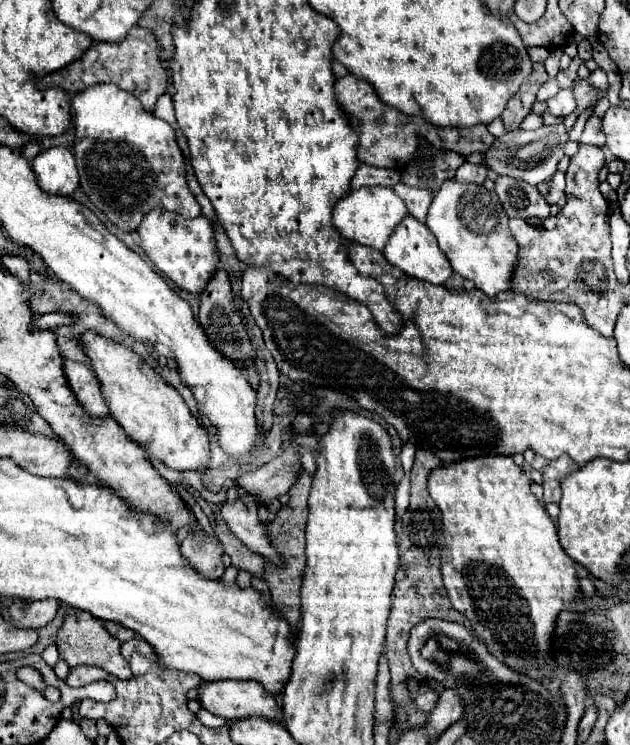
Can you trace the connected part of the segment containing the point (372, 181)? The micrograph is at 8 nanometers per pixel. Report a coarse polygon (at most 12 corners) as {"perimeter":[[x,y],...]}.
{"perimeter":[[365,162],[351,180],[351,188],[389,186],[399,172]]}

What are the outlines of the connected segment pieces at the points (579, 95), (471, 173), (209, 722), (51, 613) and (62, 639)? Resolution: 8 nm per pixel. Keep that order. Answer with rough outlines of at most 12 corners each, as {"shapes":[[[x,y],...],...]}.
{"shapes":[[[577,78],[573,96],[577,108],[565,116],[567,130],[575,124],[581,112],[605,96],[589,78]],[[463,162],[457,180],[481,184],[487,178],[483,164]],[[199,712],[199,718],[209,728],[225,726],[227,720],[207,712]],[[53,598],[27,602],[17,628],[43,628],[55,618]],[[67,610],[57,634],[71,668],[97,666],[115,678],[131,670],[101,620]]]}

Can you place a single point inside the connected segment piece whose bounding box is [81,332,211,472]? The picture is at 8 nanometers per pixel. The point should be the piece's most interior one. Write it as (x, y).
(153, 415)

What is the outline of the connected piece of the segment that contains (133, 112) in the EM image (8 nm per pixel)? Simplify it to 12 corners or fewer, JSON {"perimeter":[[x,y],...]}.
{"perimeter":[[131,92],[73,96],[81,188],[109,222],[197,218],[173,128]]}

